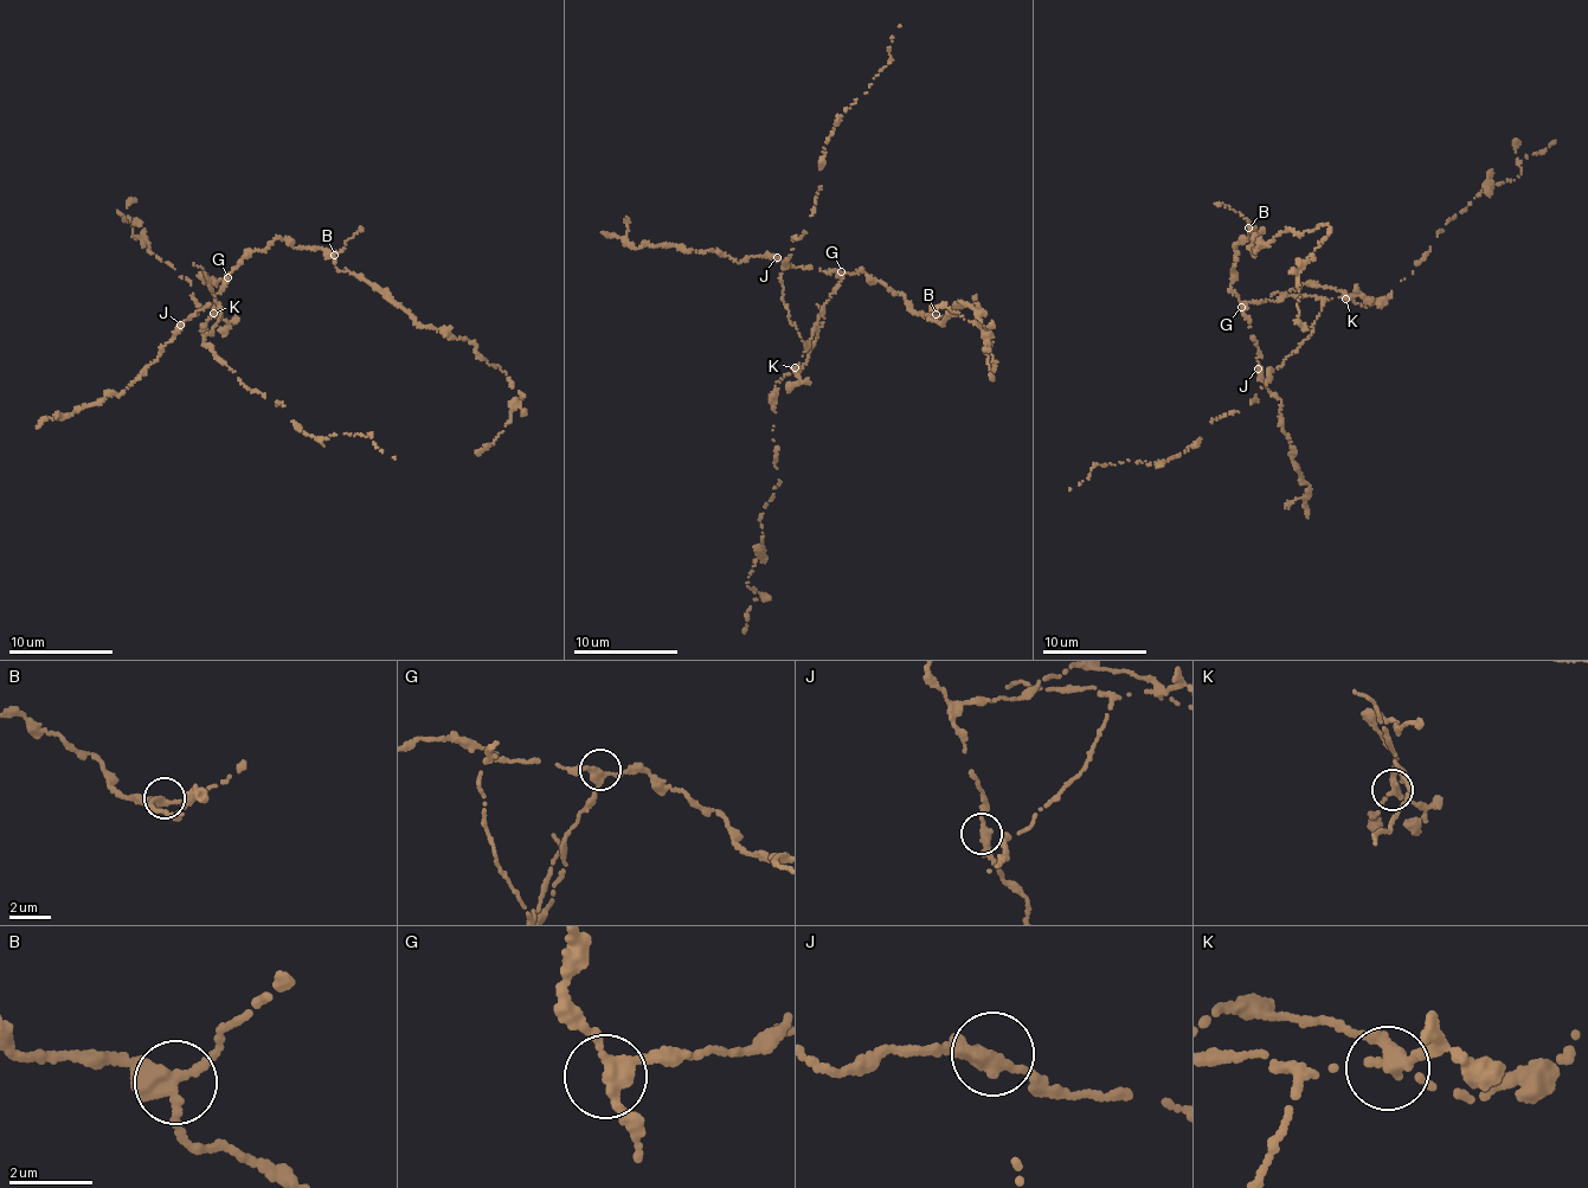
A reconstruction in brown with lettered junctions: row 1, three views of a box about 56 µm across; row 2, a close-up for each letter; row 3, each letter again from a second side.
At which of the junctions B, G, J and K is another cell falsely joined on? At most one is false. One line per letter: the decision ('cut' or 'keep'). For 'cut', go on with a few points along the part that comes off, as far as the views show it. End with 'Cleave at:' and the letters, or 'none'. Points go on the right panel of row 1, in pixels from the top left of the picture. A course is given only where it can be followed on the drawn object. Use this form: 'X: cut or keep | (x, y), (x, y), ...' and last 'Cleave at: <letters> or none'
B: keep
G: keep
J: keep
K: cut
Cleave at: K

